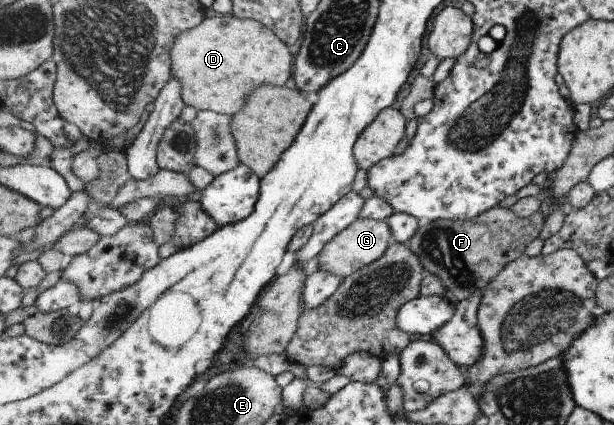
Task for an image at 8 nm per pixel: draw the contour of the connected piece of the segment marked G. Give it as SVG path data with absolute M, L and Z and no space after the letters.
M358 218L349 228L343 229L330 243L326 244L321 256L317 257L319 269L340 276L343 280L353 273L378 261L390 247L393 231L387 220L371 220Z

